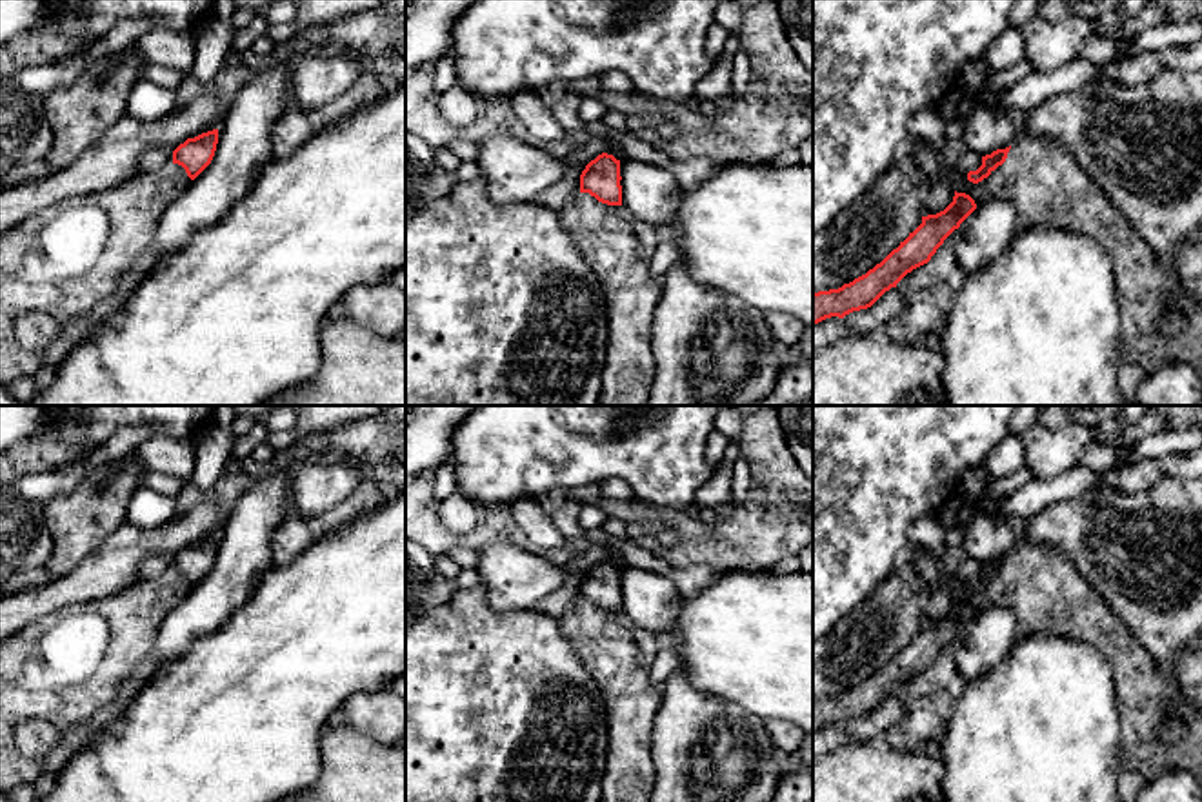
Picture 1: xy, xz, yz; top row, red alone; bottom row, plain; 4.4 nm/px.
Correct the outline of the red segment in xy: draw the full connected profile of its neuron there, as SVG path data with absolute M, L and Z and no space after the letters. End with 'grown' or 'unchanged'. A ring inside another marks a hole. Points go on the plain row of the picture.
M218 536L187 546L173 558L173 571L185 576L187 584L195 587L213 567L218 551Z; unchanged

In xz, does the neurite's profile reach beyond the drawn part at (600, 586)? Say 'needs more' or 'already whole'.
already whole

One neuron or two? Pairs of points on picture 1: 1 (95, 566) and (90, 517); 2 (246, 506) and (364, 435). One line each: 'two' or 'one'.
1: two
2: two

